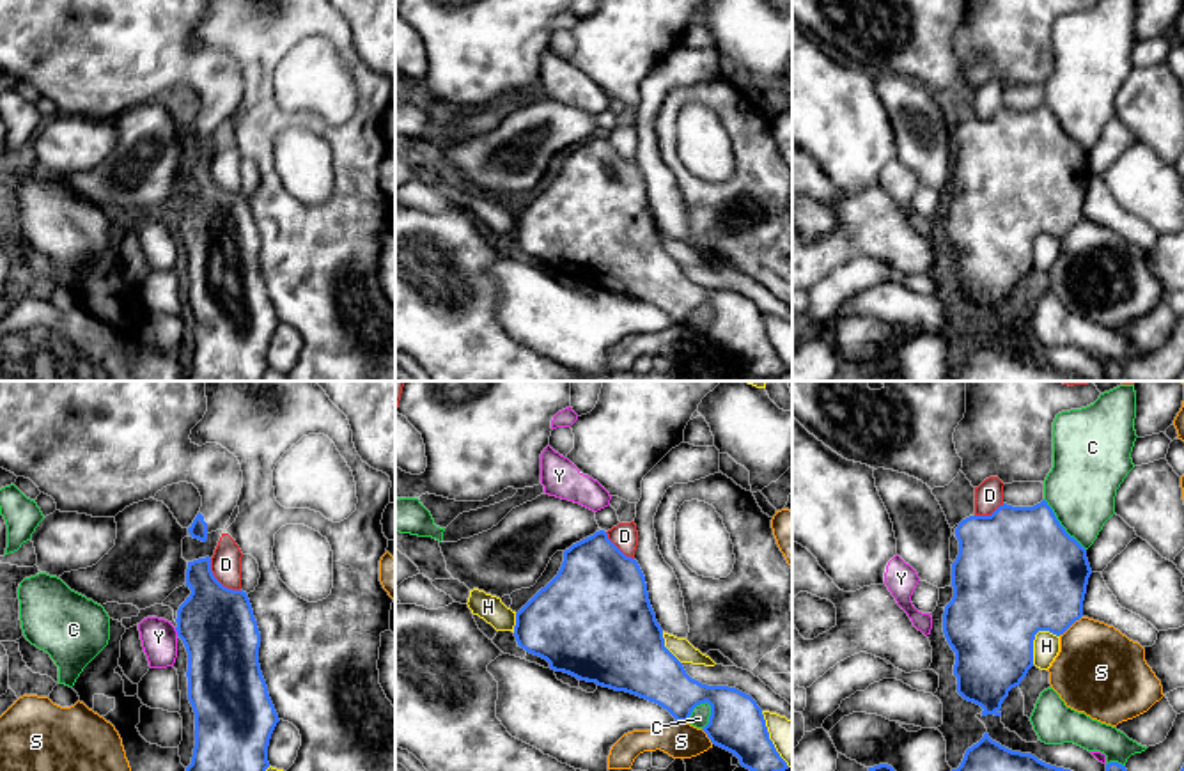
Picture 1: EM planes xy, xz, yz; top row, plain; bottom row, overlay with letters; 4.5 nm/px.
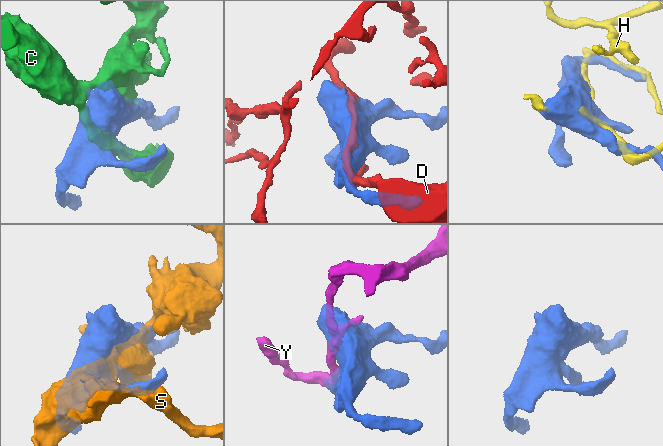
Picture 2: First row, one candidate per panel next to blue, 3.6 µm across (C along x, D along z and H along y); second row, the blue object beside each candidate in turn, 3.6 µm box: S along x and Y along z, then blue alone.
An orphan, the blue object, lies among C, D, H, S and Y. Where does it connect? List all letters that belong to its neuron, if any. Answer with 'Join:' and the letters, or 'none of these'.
Join: none of these

